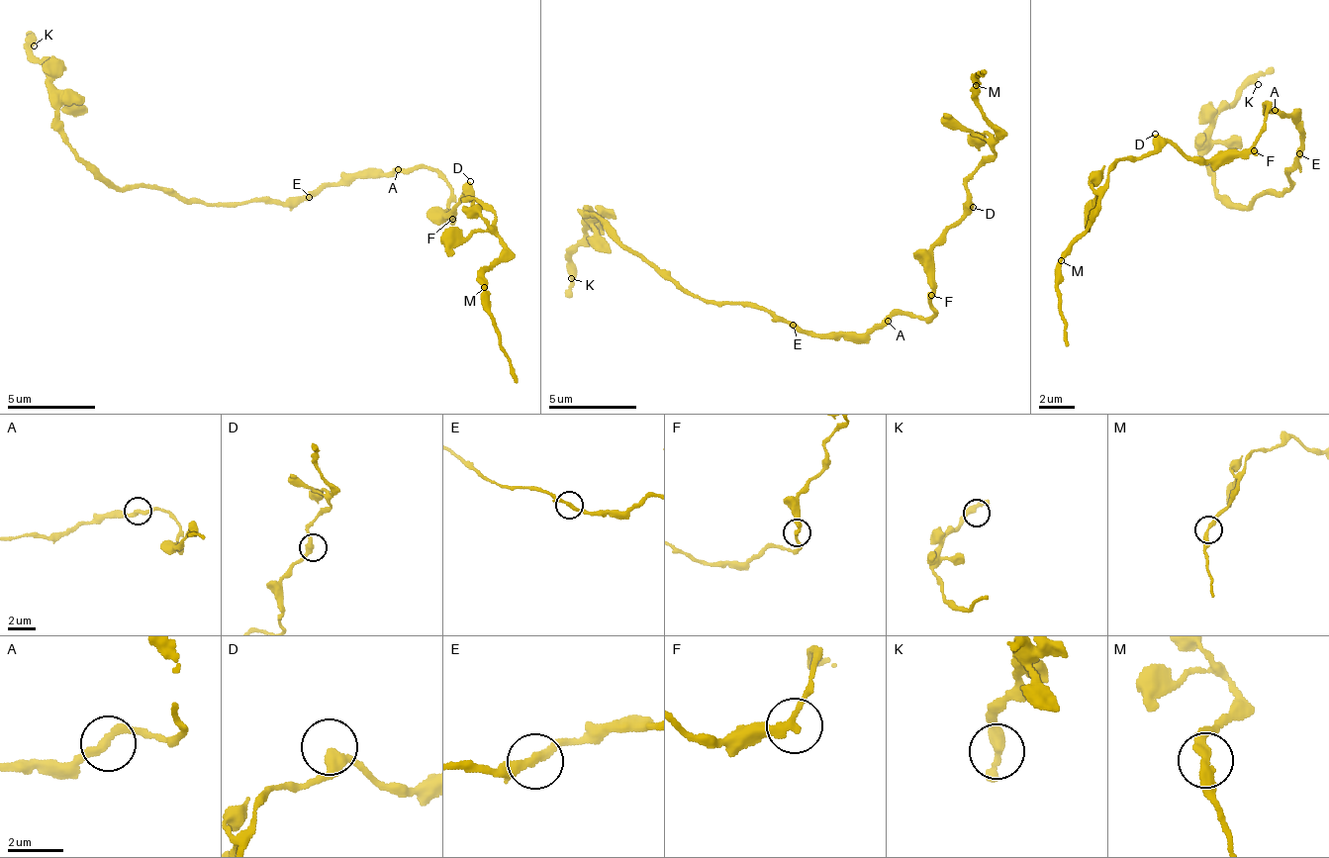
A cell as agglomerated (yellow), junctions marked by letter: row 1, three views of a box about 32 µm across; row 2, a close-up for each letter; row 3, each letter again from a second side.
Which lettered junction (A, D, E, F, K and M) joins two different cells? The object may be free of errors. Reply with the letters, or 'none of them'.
none of them

